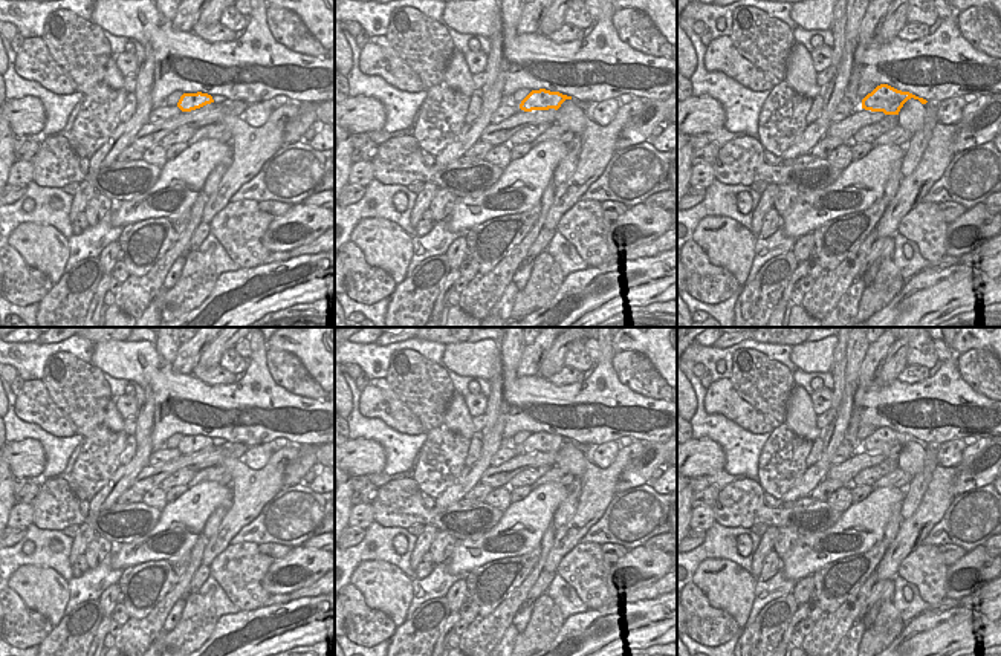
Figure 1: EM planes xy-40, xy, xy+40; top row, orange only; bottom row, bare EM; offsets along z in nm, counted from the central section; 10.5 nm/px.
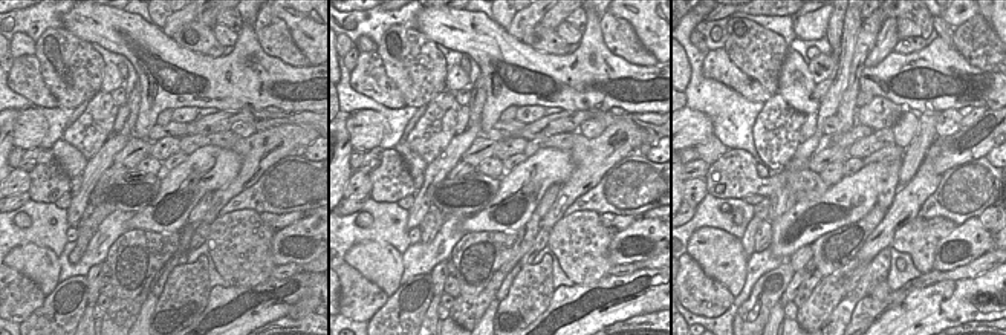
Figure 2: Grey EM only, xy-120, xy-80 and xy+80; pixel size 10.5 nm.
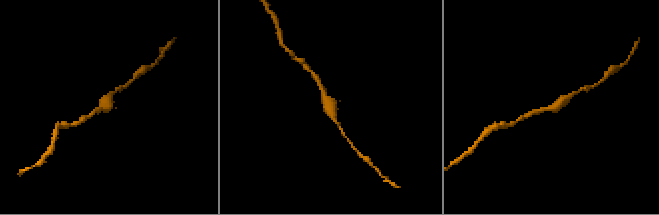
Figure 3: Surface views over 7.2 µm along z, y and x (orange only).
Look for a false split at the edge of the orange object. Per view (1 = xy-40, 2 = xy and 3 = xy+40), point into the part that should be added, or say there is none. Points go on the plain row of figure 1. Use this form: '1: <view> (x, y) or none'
1: none
2: none
3: none

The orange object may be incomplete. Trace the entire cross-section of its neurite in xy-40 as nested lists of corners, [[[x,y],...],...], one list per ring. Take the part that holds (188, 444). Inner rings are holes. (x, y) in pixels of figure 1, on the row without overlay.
[[[202,434],[183,436],[177,445],[177,450],[182,454],[191,454],[191,453],[200,451],[206,447],[211,447],[211,445],[214,445],[214,442],[208,436],[202,436]]]

